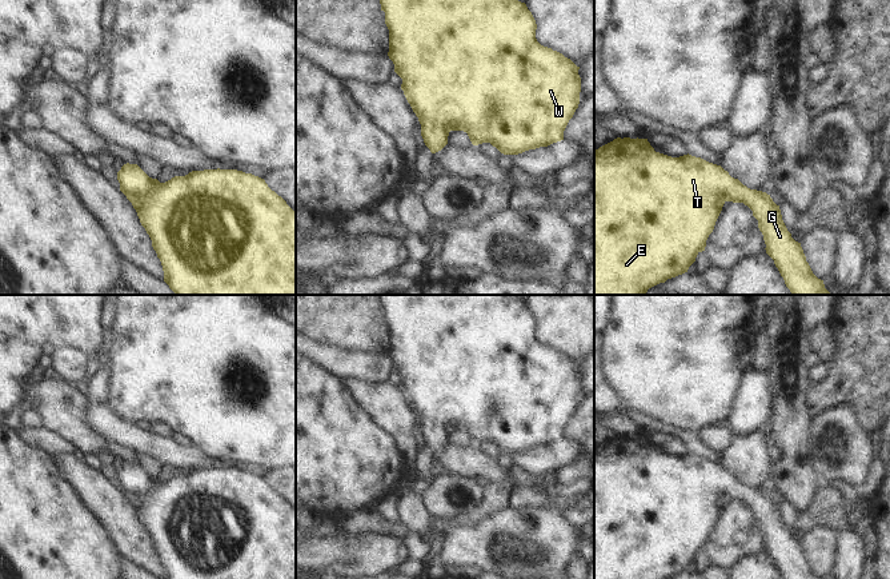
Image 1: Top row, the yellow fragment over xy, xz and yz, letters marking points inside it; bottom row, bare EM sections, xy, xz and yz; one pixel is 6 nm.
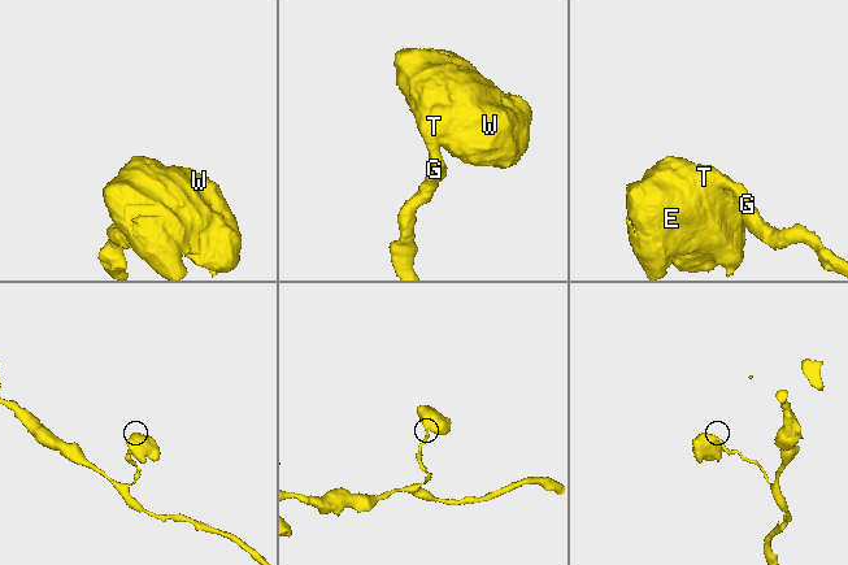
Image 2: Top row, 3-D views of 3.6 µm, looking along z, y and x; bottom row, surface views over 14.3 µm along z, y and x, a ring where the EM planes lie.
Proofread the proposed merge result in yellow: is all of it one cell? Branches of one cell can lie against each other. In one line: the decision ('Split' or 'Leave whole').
Leave whole

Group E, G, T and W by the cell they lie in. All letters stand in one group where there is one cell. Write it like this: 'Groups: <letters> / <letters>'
Groups: E G T W

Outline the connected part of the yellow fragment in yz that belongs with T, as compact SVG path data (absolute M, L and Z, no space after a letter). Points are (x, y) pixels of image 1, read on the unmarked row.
M617 436L594 450L594 579L668 579L687 571L706 539L726 500L743 502L753 510L763 534L766 552L774 559L783 579L818 578L801 546L787 530L779 504L770 494L750 488L721 464L701 456L671 456L656 451L648 438Z

